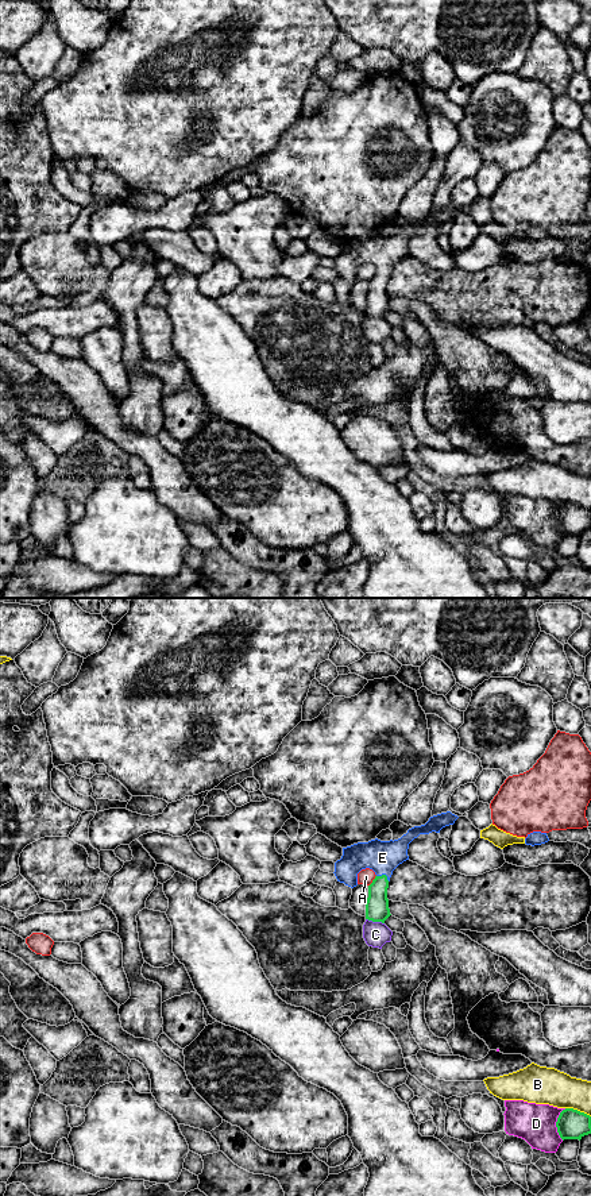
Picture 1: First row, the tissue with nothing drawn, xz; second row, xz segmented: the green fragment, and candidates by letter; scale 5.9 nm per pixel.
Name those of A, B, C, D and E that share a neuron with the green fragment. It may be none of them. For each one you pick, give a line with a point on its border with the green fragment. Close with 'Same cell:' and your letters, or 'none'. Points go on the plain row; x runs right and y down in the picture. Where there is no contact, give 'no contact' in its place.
E: contact xz (383, 270)
Same cell: E

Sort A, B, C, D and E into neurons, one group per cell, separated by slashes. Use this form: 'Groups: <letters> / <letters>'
Groups: A / B / C / D / E

